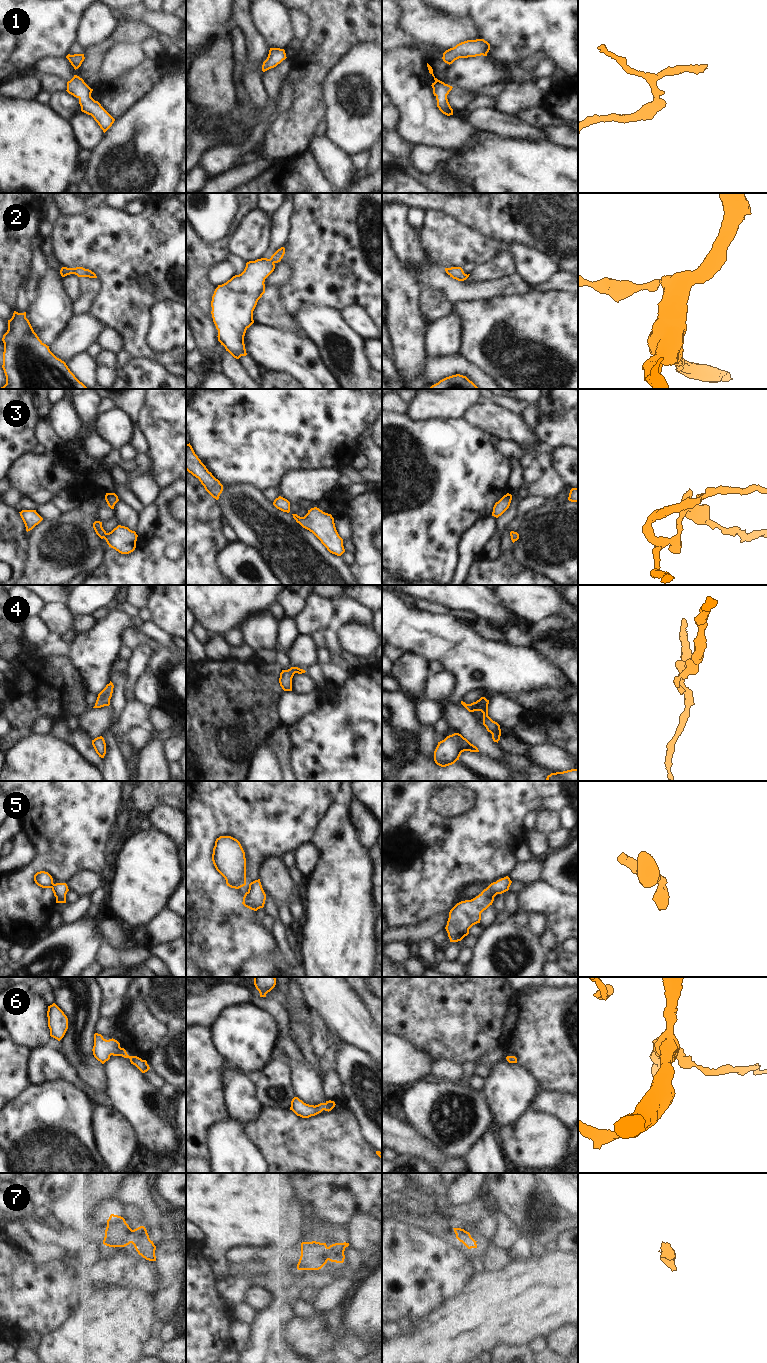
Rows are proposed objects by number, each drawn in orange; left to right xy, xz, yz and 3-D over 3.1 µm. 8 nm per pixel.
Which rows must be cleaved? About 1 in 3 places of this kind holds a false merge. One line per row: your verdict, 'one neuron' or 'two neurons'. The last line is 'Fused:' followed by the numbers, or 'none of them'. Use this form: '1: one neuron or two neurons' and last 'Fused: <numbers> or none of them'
1: one neuron
2: one neuron
3: one neuron
4: one neuron
5: one neuron
6: one neuron
7: one neuron
Fused: none of them

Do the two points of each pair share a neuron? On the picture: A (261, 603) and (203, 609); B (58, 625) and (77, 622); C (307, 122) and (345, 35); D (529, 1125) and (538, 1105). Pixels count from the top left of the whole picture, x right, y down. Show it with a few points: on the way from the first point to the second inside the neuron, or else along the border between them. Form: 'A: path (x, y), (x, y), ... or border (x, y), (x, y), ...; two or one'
A: path (247, 603), (217, 603); one
B: border (74, 616), (71, 628); two
C: path (307, 100), (307, 78), (323, 57); one
D: border (531, 1108), (554, 1115), (557, 1118); two

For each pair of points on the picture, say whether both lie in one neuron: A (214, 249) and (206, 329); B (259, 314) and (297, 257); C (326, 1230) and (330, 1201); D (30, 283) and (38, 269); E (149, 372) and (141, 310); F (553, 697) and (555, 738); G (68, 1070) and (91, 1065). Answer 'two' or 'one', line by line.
A: one
B: two
C: two
D: one
E: two
F: one
G: two

